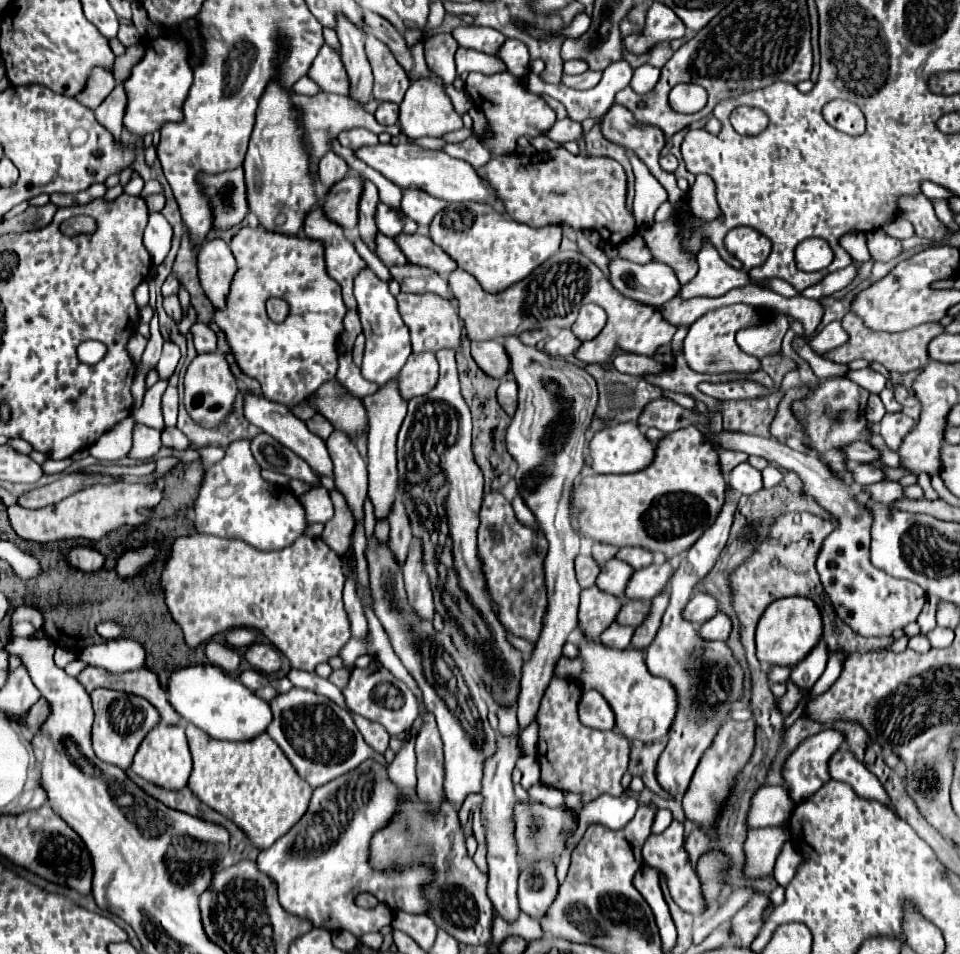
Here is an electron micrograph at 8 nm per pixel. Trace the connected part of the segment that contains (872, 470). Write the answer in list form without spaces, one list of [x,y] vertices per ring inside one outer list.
[[[862,464],[862,466],[856,466],[852,470],[854,470],[854,480],[858,484],[862,484],[862,486],[876,484],[876,482],[880,482],[880,480],[886,478],[886,474],[878,466],[872,466],[872,464]]]

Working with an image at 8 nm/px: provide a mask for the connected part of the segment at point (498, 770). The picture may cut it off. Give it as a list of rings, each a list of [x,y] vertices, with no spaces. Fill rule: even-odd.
[[[518,728],[518,734],[514,736],[504,736],[504,734],[496,734],[496,752],[484,760],[484,778],[482,778],[482,820],[486,826],[486,844],[488,844],[488,896],[498,912],[498,916],[506,922],[514,922],[520,914],[520,906],[518,906],[518,896],[516,896],[516,886],[518,886],[518,874],[520,874],[520,864],[518,864],[518,854],[516,854],[516,842],[514,842],[514,832],[512,832],[512,808],[516,804],[516,796],[514,796],[514,788],[512,788],[512,780],[510,774],[516,766],[516,760],[524,756],[522,752],[522,742],[520,742],[520,732],[522,728]]]

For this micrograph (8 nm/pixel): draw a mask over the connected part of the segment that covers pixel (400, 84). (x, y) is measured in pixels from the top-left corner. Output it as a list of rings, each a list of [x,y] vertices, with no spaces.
[[[372,34],[366,36],[366,54],[374,70],[374,98],[380,102],[400,104],[410,86],[404,68],[398,66],[390,48]]]

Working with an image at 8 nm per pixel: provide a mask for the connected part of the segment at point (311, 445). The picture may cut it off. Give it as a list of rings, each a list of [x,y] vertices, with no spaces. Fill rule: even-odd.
[[[242,390],[244,392],[244,416],[250,424],[258,426],[260,430],[264,430],[266,434],[270,434],[272,438],[276,438],[282,446],[290,448],[294,454],[298,454],[300,458],[304,458],[310,468],[316,470],[316,474],[326,474],[326,476],[332,476],[332,462],[330,462],[330,454],[326,450],[326,442],[322,438],[318,438],[316,434],[312,434],[306,424],[294,416],[294,412],[278,402],[270,402],[266,400],[264,396],[260,394],[252,394],[248,390]]]

